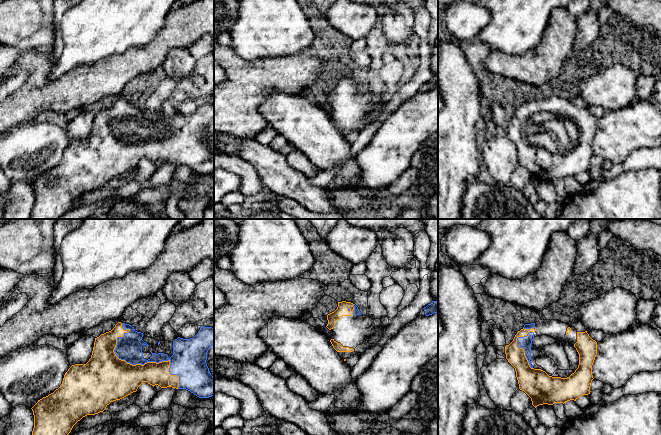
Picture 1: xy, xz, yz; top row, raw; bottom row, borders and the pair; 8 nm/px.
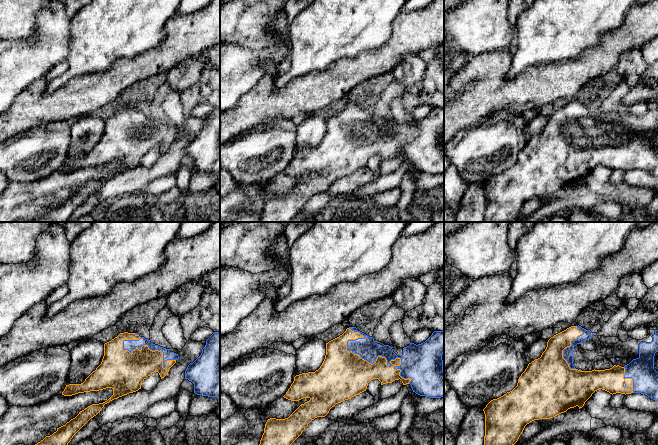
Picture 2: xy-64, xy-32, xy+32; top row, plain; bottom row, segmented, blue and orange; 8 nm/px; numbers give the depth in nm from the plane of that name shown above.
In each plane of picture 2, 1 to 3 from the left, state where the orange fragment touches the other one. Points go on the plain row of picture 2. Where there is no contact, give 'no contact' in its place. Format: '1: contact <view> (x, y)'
1: contact xy-64 (149, 124)
2: contact xy-32 (366, 136)
3: contact xy+32 (568, 123)

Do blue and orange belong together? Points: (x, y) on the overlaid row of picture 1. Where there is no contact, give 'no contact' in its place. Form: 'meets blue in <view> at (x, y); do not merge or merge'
meets blue in xy at (139, 363); merge

